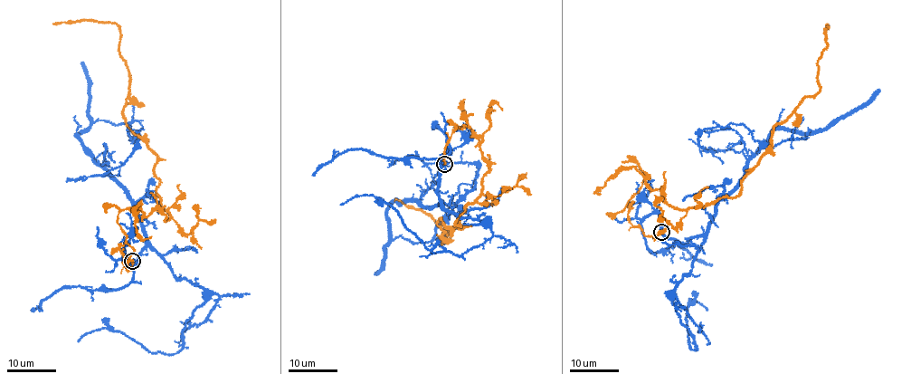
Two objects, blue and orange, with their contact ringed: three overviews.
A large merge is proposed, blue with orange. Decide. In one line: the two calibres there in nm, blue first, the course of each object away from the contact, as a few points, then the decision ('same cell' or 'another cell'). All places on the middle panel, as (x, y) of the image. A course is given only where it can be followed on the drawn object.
calibres 320 and 200 nm; course blue (445, 164), (443, 205), (387, 211), (388, 236), (413, 244), (478, 167), (392, 165); course orange (445, 164), (455, 125), (480, 135), (482, 194), (460, 229), (441, 218), (442, 244), (450, 229), (394, 201); another cell

